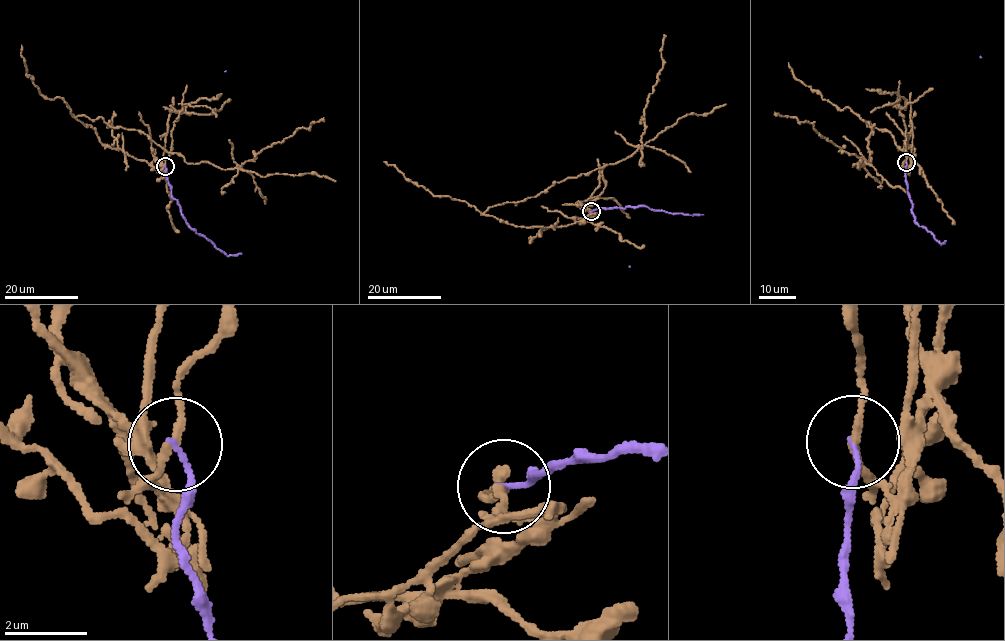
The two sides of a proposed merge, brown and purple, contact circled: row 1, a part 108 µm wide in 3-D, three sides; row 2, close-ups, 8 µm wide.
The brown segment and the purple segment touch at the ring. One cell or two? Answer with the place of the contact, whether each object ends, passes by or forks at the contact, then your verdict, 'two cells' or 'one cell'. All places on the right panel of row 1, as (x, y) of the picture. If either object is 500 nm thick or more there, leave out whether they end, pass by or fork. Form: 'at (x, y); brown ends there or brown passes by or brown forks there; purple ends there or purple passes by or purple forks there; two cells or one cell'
at (906, 162); brown passes by; purple ends there; two cells

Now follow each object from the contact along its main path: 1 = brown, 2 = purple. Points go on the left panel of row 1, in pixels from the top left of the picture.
1: (164, 166), (157, 171), (105, 147), (74, 117), (101, 117), (189, 164), (225, 169), (323, 117)
2: (164, 166), (171, 195), (192, 228), (227, 255), (241, 253)

